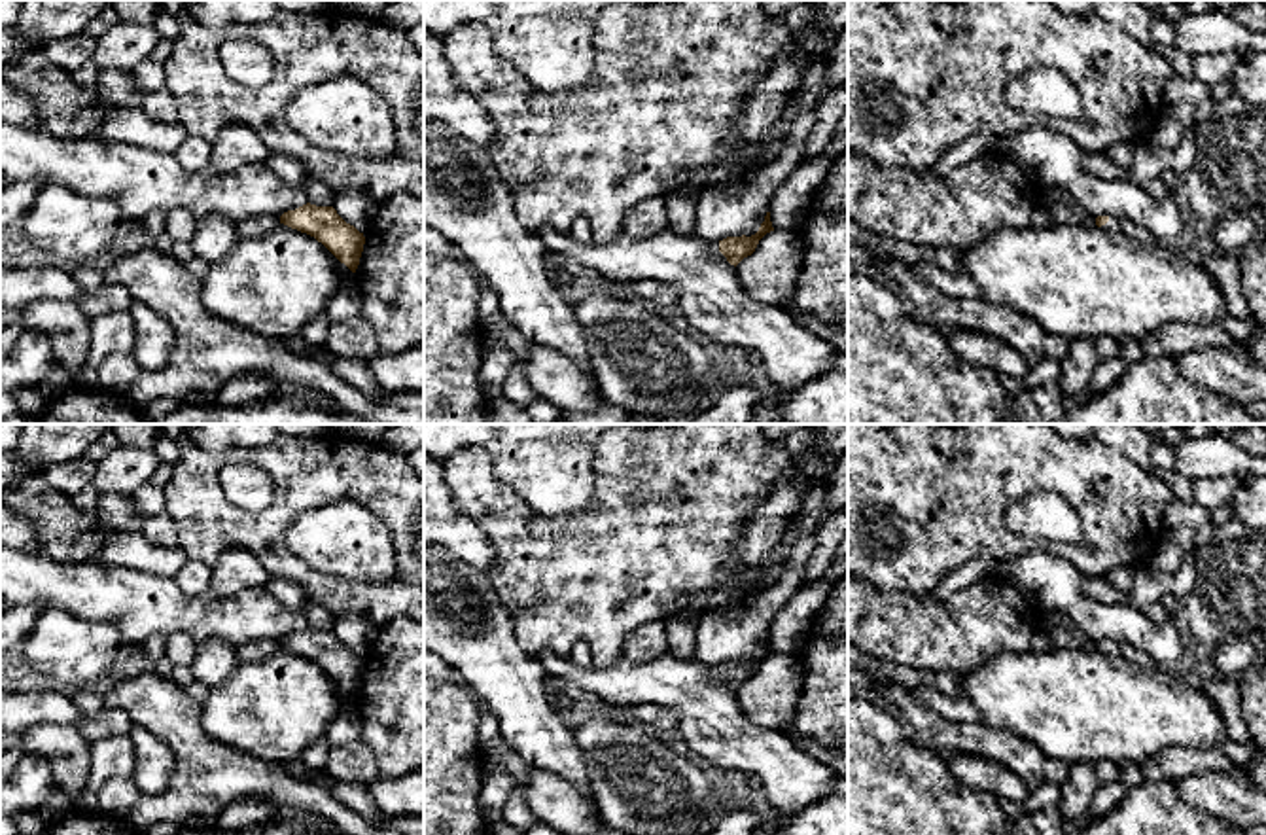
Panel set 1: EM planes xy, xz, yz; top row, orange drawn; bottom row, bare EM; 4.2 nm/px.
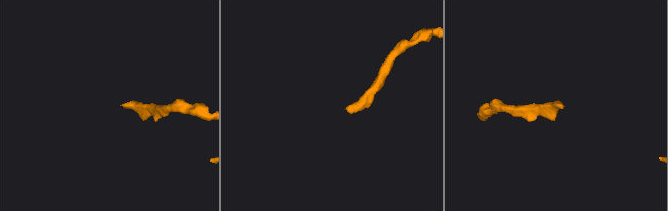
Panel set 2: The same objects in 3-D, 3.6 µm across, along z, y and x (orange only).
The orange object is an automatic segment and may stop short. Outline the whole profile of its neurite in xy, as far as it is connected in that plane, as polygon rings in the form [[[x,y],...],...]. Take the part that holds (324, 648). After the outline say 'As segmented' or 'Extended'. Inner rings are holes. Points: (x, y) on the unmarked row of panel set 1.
[[[303,629],[280,640],[280,648],[314,661],[352,697],[360,689],[365,661],[346,648],[333,631]]]. As segmented

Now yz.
[[[1098,640],[1096,649],[1105,655],[1120,655],[1126,661],[1130,661],[1141,668],[1156,666],[1156,663],[1145,651],[1141,651],[1130,644],[1113,642],[1113,640]]]. Extended

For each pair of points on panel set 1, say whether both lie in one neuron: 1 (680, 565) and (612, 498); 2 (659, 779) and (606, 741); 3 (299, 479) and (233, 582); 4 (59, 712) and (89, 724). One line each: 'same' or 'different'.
1: same
2: same
3: different
4: different

